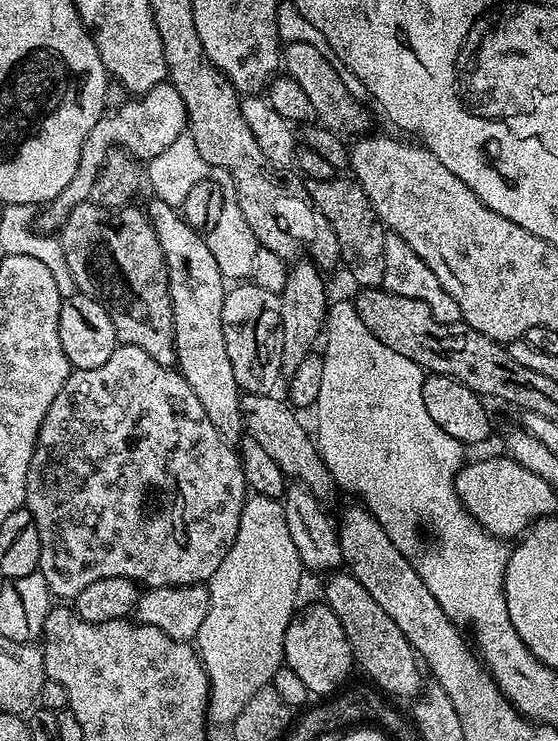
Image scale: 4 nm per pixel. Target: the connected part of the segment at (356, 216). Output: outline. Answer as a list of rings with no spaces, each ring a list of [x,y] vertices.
[[[355,179],[311,181],[308,195],[316,209],[330,222],[334,238],[338,238],[340,260],[348,272],[360,283],[361,289],[379,288],[384,282],[384,238],[386,229],[374,214],[366,194]]]

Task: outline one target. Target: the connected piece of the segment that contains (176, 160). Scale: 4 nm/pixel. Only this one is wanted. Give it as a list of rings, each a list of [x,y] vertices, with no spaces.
[[[187,132],[179,135],[166,150],[162,150],[161,154],[150,160],[146,166],[146,180],[147,183],[149,180],[155,192],[153,195],[172,207],[183,203],[188,180],[197,179],[207,179],[223,187],[222,214],[218,222],[214,222],[214,226],[207,229],[206,239],[210,246],[210,254],[214,254],[218,262],[218,270],[224,276],[225,281],[243,281],[252,275],[252,259],[258,245],[250,226],[246,226],[242,218],[242,210],[238,210],[238,202],[231,187],[228,187],[230,182],[228,172],[222,170],[221,167],[210,166],[205,159],[202,159],[194,144],[193,136]]]

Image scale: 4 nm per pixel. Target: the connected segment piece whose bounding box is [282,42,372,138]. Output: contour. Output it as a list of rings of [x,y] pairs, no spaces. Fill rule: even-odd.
[[[294,42],[284,44],[282,48],[282,68],[287,76],[294,78],[298,86],[302,86],[306,98],[310,98],[310,106],[314,106],[316,120],[331,132],[343,134],[348,138],[356,138],[367,133],[372,124],[372,116],[364,109],[365,105],[359,100],[355,100],[342,86],[338,74],[334,74],[332,60],[324,56],[310,42]]]

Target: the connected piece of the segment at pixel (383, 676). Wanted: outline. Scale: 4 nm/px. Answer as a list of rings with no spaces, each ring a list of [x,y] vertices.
[[[337,570],[327,577],[324,584],[323,603],[342,622],[342,630],[346,630],[346,638],[352,647],[352,659],[370,679],[381,693],[389,692],[392,696],[409,696],[415,698],[422,691],[420,684],[421,665],[418,663],[418,653],[410,646],[410,642],[394,626],[390,614],[370,598],[366,586],[358,582],[344,570]]]

